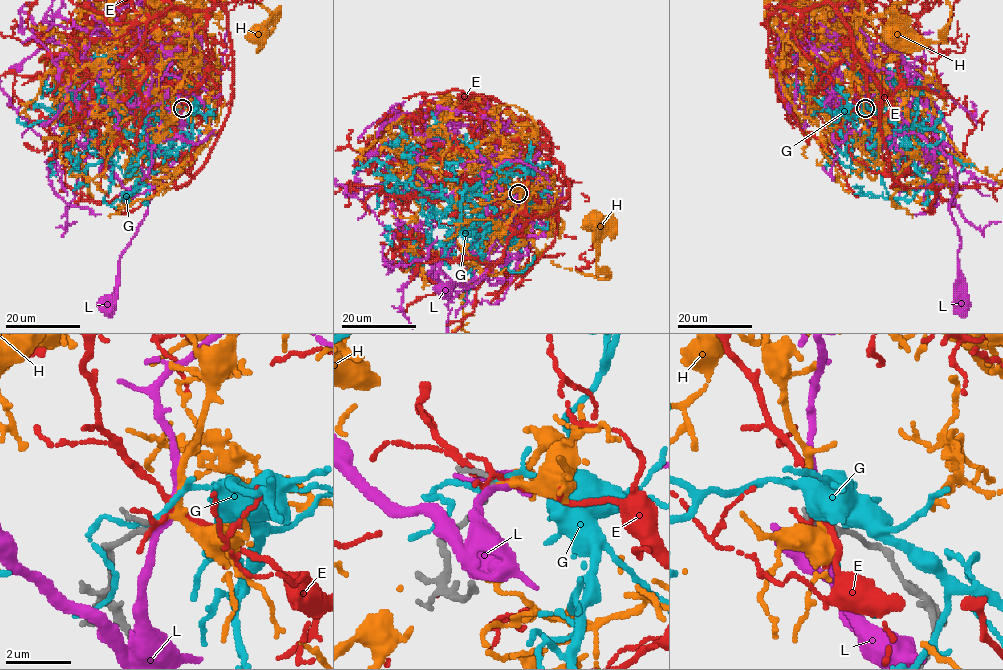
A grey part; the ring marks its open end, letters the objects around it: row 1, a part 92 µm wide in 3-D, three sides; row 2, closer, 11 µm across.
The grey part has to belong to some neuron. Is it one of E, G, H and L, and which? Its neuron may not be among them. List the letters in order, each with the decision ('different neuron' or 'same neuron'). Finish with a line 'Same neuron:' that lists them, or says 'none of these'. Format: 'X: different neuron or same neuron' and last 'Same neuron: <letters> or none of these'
E: different neuron
G: different neuron
H: same neuron
L: different neuron
Same neuron: H

